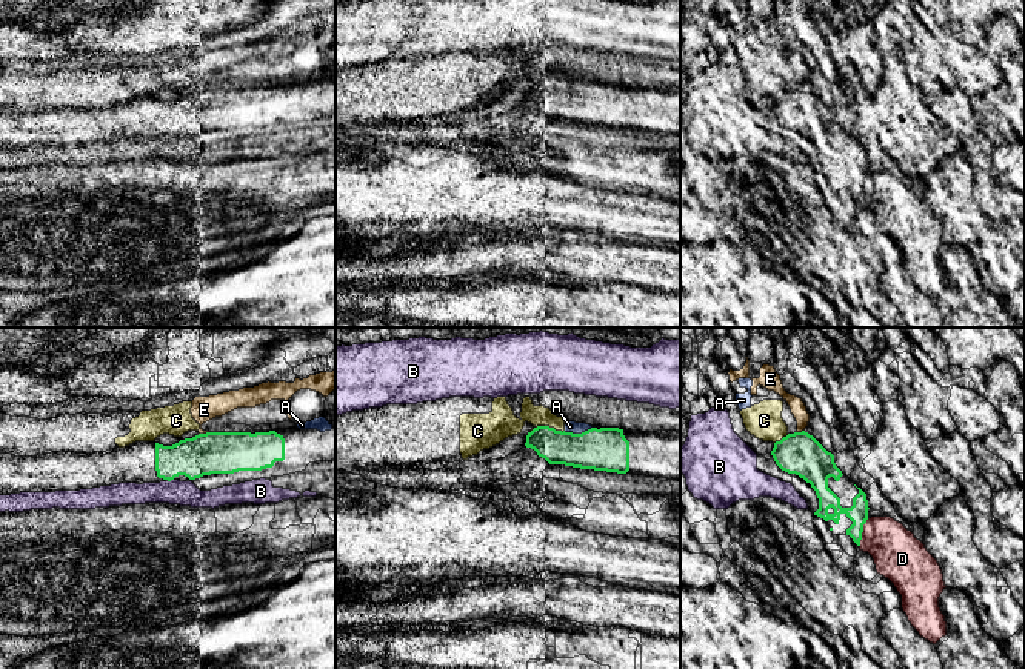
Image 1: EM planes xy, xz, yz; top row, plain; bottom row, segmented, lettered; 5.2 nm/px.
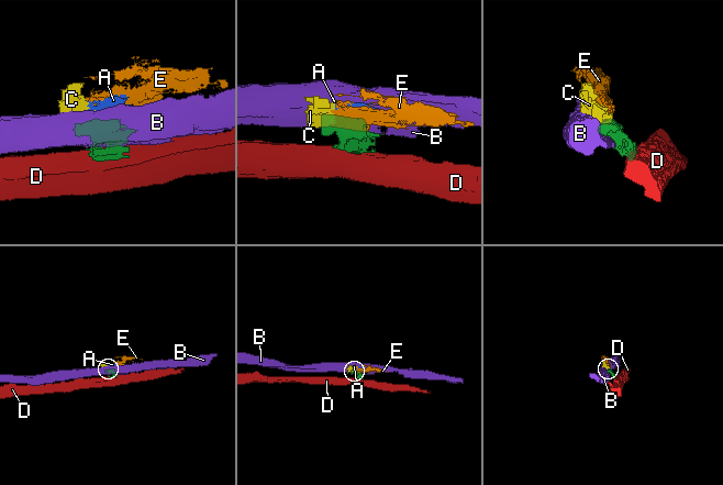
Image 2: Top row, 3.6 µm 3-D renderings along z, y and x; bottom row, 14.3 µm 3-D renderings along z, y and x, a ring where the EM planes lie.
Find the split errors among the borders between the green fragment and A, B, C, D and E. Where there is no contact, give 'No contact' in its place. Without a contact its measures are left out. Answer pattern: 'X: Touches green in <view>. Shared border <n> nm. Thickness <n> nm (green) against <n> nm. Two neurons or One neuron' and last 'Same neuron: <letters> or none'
A: Touches green in xz. Shared border 150 nm. Thickness 220 nm (green) against 60 nm. Two neurons
B: Touches green in xy. Shared border 40 nm. Thickness 220 nm (green) against 130 nm. Two neurons
C: Touches green in xz. Shared border 180 nm. Thickness 190 nm (green) against 160 nm. Two neurons
D: Touches green in yz. Shared border 160 nm. Thickness 100 nm (green) against 260 nm. Two neurons
E: Touches green in xy. Shared border 60 nm. Thickness 220 nm (green) against 130 nm. Two neurons
Same neuron: none

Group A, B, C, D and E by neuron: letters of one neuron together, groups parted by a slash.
A C E / B / D

